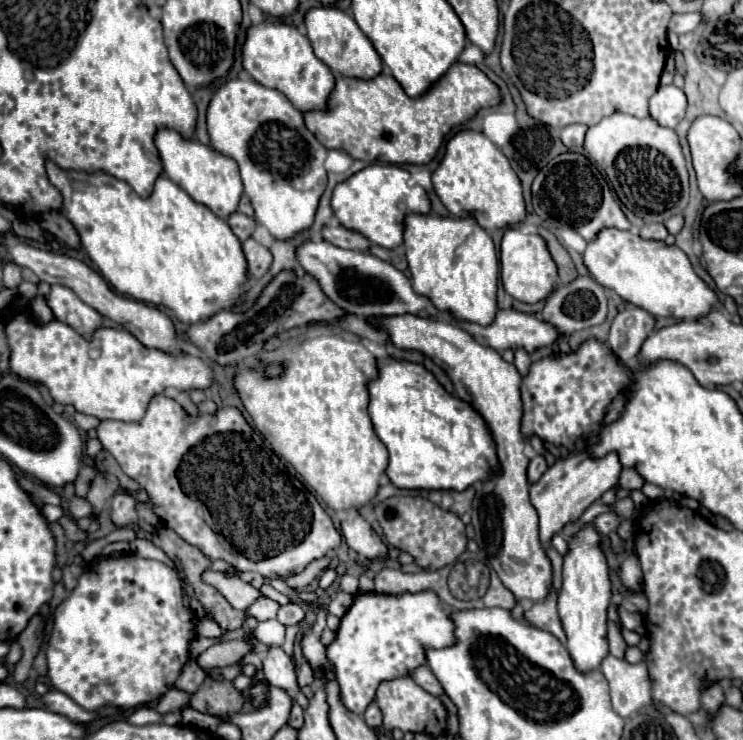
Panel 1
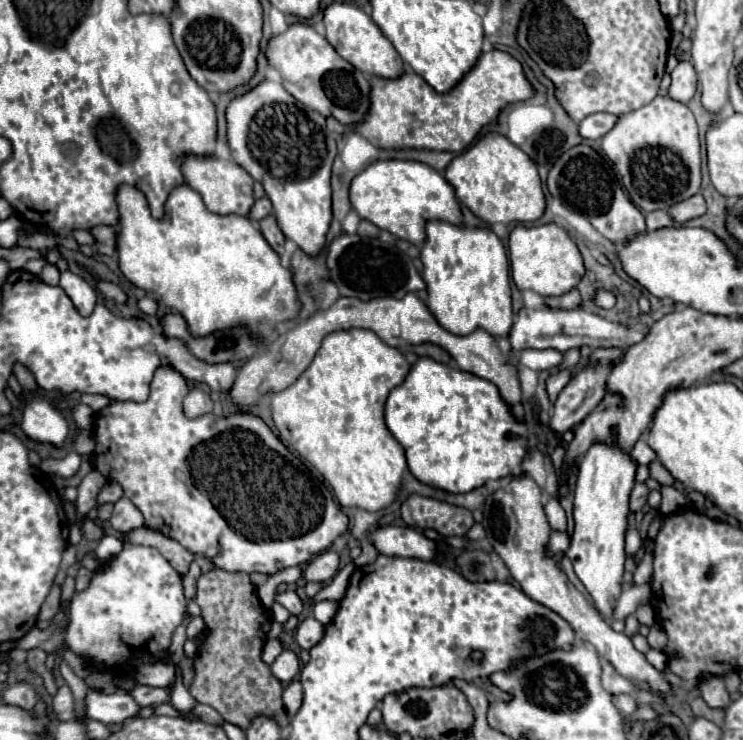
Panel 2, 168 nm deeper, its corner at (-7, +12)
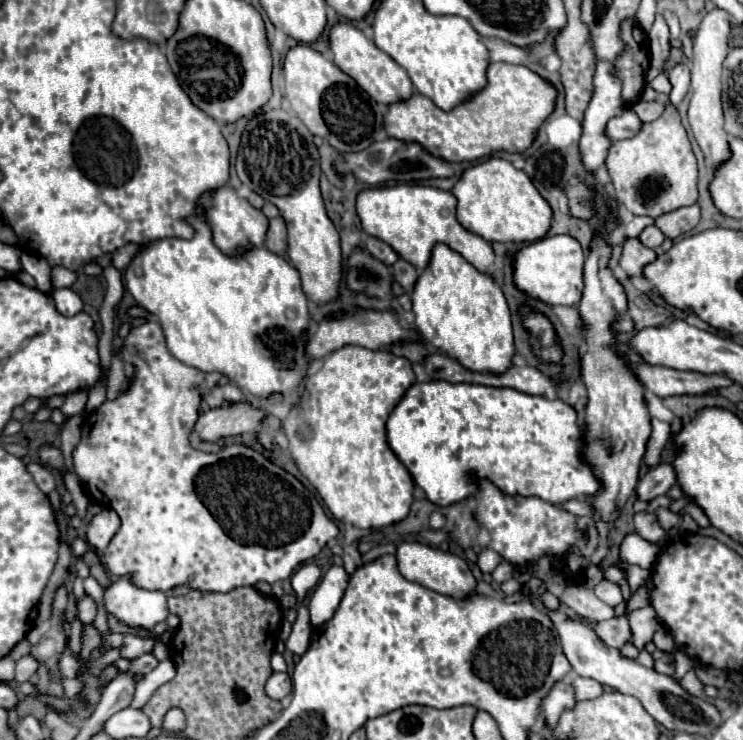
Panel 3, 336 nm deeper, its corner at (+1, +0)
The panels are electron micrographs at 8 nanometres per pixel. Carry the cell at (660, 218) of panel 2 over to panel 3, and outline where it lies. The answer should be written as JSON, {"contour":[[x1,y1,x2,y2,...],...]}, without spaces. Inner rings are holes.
{"contour":[[647,226,647,228,639,234,639,240,641,240,647,248,651,248,651,250,659,250,659,246,661,246,663,240,665,240,665,236,663,236,663,232,661,232,657,226]]}

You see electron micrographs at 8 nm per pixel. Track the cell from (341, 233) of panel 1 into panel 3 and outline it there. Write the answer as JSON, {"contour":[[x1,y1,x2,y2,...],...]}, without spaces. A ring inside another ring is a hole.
{"contour":[[365,238,365,250,369,250,375,258,379,258,381,262,385,262,385,264,393,264,399,256,397,256,397,252,389,246,389,244,385,244,383,240,379,240,379,238]]}

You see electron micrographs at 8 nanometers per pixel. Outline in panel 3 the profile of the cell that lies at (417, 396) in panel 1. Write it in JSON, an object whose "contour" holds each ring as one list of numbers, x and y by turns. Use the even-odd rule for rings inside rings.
{"contour":[[445,380,415,382,389,414,387,442,411,472,415,484,425,492,427,500,437,506,449,506,473,496,479,490,475,478,493,482,507,496,537,496,551,504,591,496,599,490,599,482,581,458,581,428,577,426,573,406,511,388,451,384]]}

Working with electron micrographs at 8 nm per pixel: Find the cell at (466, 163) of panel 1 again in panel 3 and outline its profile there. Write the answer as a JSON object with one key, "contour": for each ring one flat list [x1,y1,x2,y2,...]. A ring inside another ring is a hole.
{"contour":[[489,158,465,168,451,192,457,198,457,220,461,226,487,242,535,242,549,230,551,206,527,174,503,158]]}

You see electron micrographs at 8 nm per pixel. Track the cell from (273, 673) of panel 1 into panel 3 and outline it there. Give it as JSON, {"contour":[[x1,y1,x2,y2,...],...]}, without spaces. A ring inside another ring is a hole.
{"contour":[[273,672,265,684,265,692,273,700,285,700,291,694,291,678,287,672]]}

